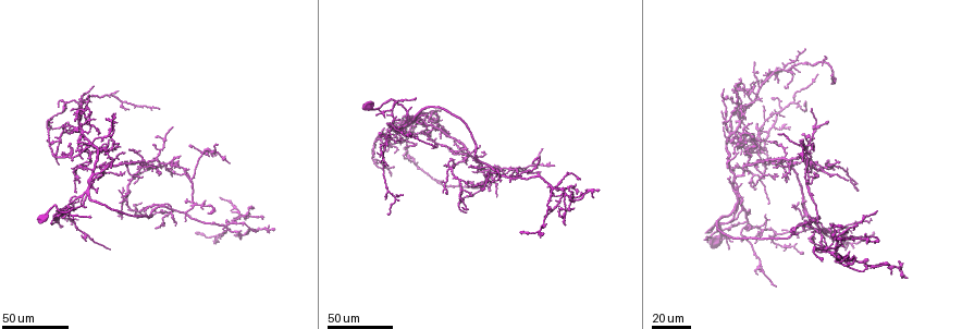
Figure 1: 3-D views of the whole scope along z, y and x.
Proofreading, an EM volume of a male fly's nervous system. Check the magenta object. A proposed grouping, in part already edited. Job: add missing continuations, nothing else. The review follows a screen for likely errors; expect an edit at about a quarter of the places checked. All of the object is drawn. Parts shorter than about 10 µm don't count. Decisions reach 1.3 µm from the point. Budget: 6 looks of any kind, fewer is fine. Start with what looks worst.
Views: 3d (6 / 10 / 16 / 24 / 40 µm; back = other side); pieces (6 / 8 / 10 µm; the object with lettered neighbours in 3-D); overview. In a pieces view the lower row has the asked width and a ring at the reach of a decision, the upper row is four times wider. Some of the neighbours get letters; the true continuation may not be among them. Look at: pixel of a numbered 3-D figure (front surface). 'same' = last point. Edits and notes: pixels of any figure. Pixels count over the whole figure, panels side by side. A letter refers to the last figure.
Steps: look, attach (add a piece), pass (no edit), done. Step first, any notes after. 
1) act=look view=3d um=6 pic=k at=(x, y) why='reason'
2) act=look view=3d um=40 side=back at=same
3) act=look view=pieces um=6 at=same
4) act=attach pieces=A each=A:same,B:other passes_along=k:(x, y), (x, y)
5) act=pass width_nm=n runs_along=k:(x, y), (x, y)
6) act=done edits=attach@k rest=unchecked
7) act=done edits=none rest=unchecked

act=look view=3d um=40 pic=1 at=(798, 157) why='free end'

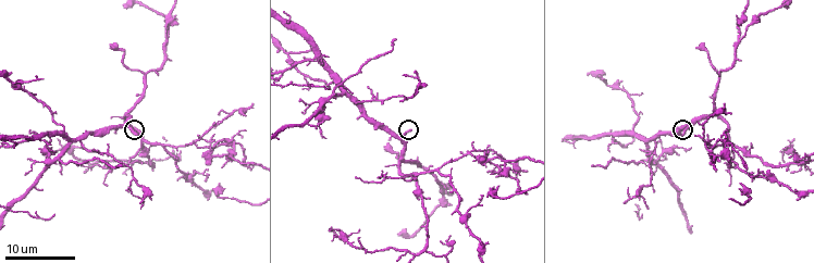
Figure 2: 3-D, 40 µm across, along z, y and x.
act=look view=pieces um=10 pic=2 at=(410, 132)

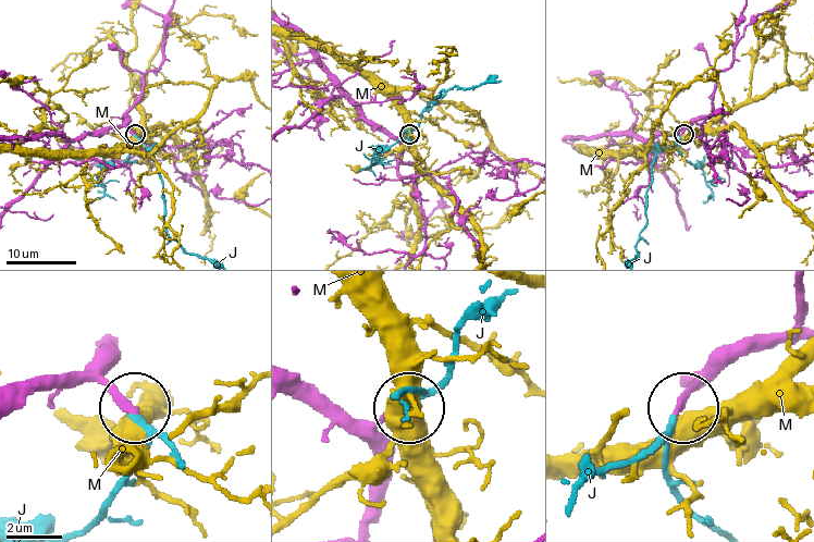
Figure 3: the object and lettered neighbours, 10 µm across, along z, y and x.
act=attach pieces=J each=J:same,M:other passes_along=3:(686, 383), (698, 381), (651, 444), (581, 487) found='the cell continues'

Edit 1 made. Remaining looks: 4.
act=look view=3d um=16 pic=2 at=(384, 148) why='an open end'

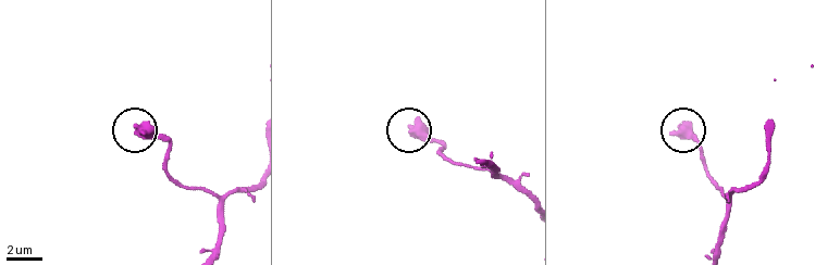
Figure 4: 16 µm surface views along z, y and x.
act=look view=pieces um=6 pic=4 at=(135, 128)

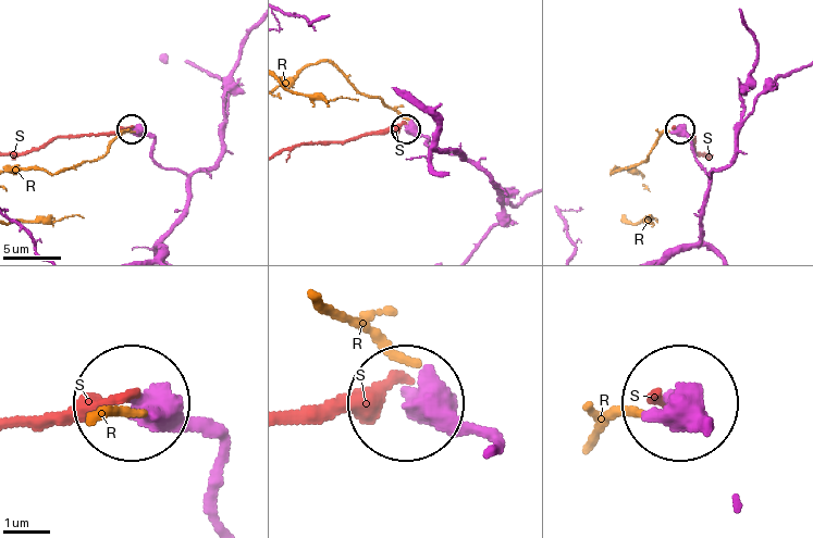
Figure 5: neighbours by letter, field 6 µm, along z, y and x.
act=pass each=R:other,S:other runs_along=5:(222, 521), (207, 439), (140, 408) found='none of them fits'

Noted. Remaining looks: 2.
act=look view=3d um=40 pic=1 at=(387, 214) why='an open end'

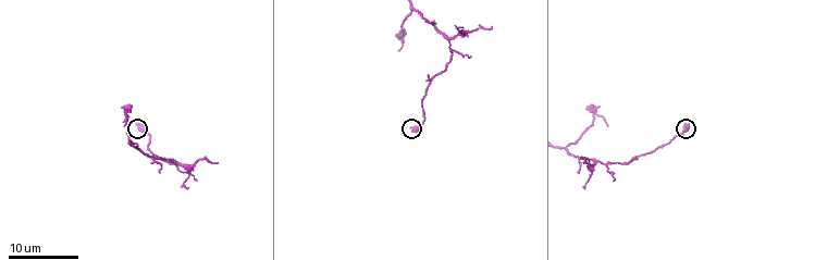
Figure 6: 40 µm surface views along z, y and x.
act=look view=pieces um=6 pic=6 at=(688, 126)

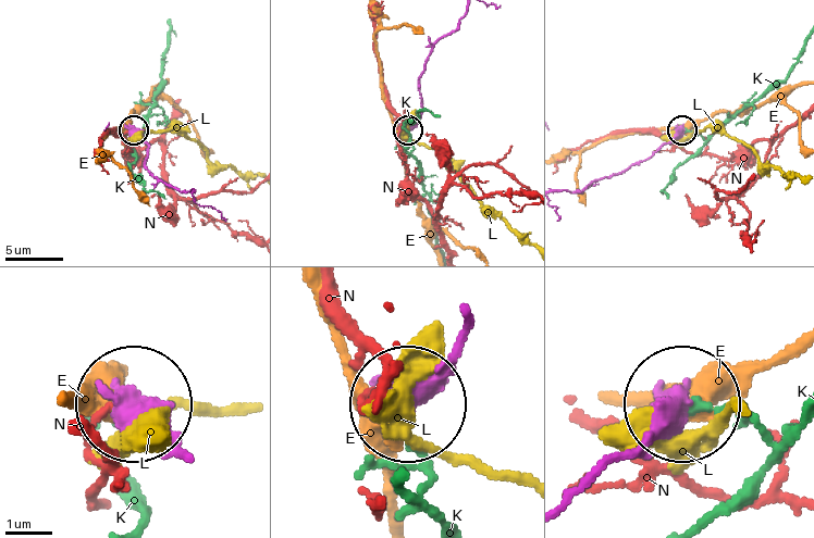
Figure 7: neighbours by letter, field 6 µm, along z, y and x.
act=pass each=E:other,K:other,L:other,N:other runs_along=7:(563, 190), (589, 187), (648, 159), (681, 130) found='no lettered piece goes on from it'

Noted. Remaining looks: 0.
act=done edits=attach@3 rest=unchecked

